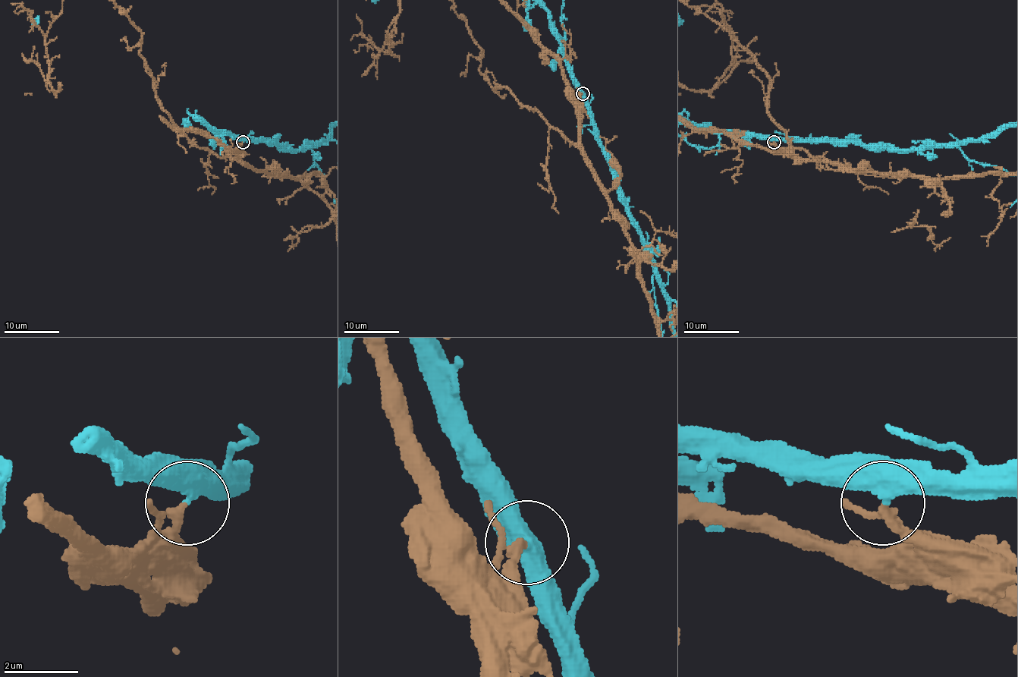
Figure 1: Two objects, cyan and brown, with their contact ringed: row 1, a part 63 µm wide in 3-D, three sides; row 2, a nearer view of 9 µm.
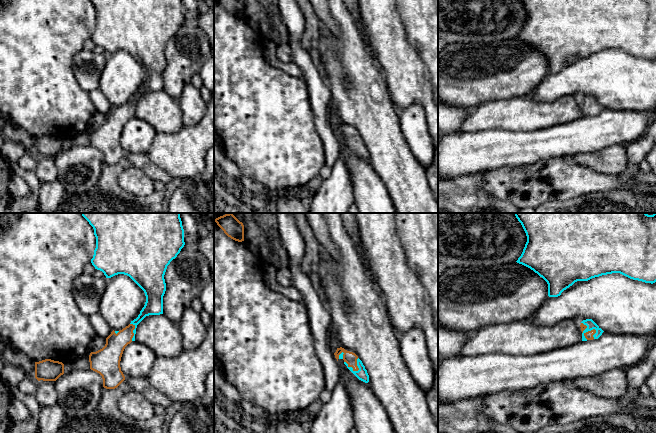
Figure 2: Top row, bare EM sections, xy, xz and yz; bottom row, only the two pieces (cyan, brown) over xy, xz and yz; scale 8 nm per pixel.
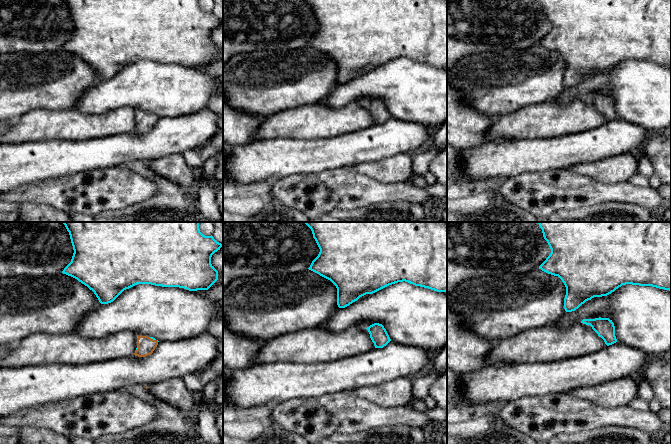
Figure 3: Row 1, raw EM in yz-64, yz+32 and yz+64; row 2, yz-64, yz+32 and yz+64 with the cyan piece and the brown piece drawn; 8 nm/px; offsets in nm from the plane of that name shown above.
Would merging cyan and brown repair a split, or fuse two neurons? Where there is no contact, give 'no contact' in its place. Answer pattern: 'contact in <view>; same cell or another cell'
contact in yz; another cell

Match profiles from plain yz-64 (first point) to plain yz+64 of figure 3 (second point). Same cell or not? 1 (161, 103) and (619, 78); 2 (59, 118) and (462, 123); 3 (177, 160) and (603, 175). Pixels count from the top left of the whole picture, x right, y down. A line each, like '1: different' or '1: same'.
1: same
2: different
3: same

